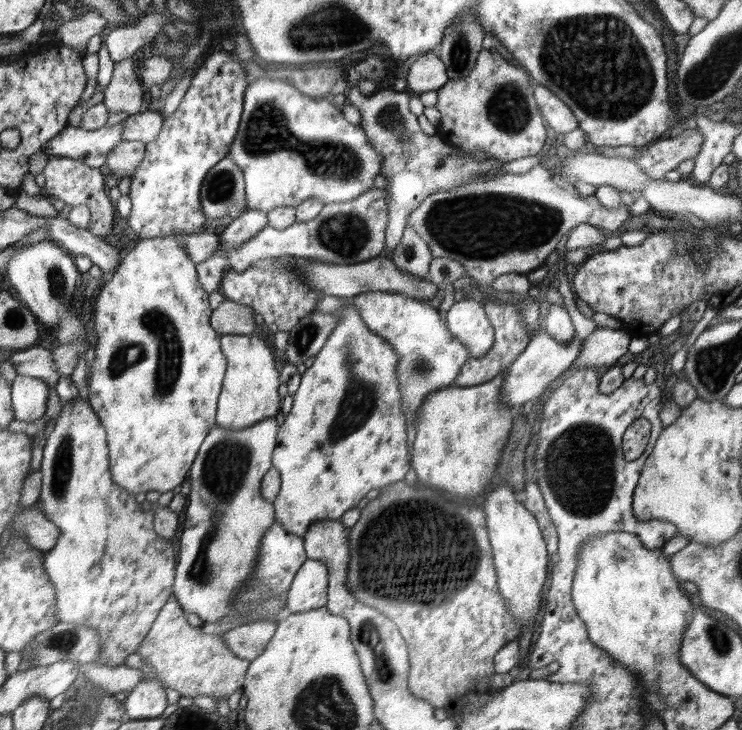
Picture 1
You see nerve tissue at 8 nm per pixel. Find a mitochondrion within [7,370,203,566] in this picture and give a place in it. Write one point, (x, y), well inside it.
(63, 465)

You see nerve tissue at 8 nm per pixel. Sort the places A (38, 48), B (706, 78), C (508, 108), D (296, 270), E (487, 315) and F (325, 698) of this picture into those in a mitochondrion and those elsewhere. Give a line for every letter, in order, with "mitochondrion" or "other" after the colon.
A: other
B: mitochondrion
C: mitochondrion
D: other
E: other
F: mitochondrion

